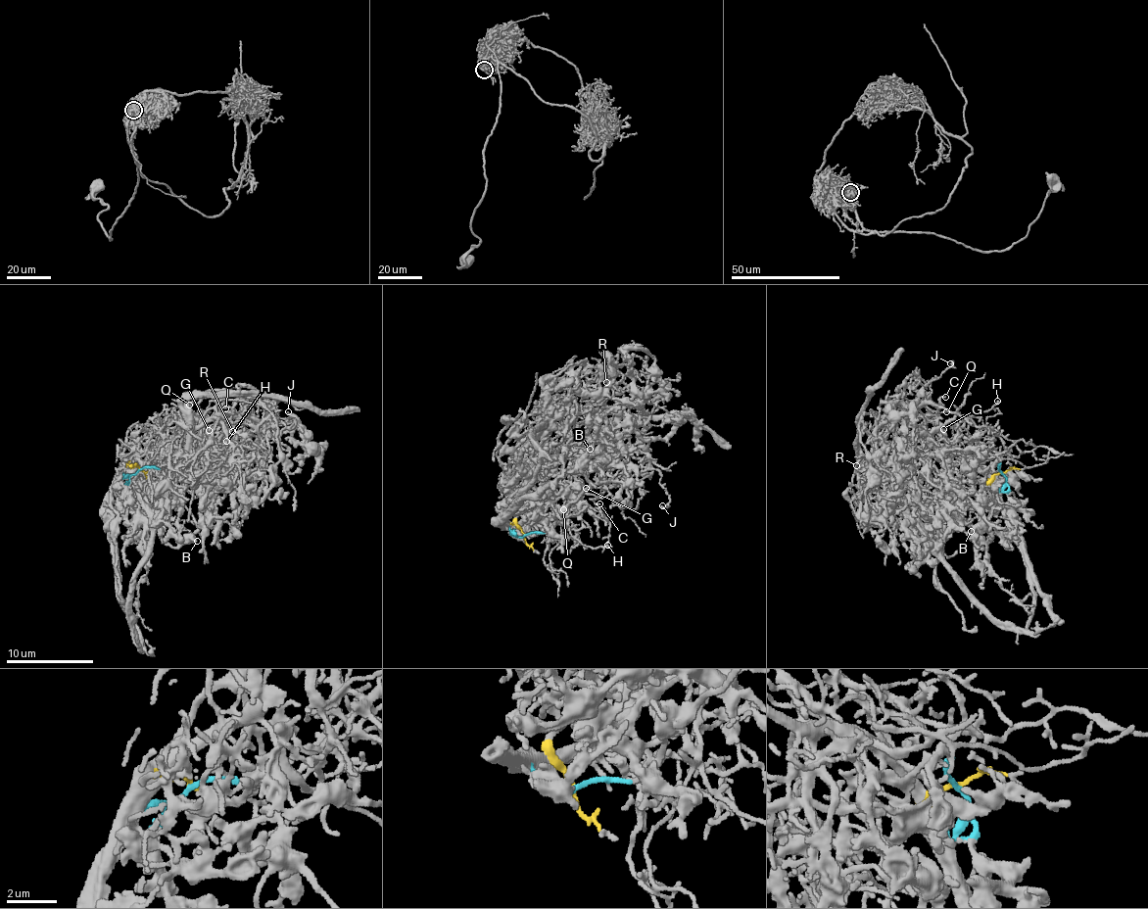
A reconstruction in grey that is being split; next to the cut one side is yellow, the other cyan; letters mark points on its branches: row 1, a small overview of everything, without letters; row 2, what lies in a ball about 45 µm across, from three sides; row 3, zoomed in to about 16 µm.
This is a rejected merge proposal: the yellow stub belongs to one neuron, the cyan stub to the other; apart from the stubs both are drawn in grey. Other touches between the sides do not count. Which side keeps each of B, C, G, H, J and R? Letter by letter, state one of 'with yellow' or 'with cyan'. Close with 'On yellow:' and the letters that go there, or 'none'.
B: with cyan
C: with yellow
G: with yellow
H: with yellow
J: with yellow
R: with yellow
On yellow: C, G, H, J, R

